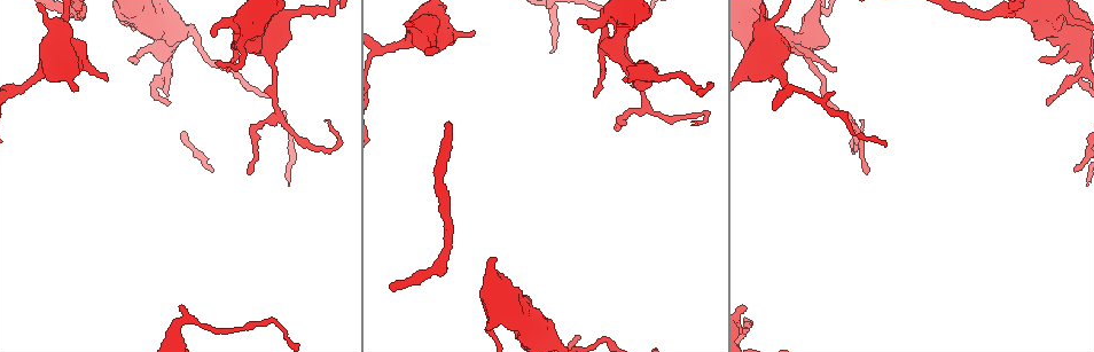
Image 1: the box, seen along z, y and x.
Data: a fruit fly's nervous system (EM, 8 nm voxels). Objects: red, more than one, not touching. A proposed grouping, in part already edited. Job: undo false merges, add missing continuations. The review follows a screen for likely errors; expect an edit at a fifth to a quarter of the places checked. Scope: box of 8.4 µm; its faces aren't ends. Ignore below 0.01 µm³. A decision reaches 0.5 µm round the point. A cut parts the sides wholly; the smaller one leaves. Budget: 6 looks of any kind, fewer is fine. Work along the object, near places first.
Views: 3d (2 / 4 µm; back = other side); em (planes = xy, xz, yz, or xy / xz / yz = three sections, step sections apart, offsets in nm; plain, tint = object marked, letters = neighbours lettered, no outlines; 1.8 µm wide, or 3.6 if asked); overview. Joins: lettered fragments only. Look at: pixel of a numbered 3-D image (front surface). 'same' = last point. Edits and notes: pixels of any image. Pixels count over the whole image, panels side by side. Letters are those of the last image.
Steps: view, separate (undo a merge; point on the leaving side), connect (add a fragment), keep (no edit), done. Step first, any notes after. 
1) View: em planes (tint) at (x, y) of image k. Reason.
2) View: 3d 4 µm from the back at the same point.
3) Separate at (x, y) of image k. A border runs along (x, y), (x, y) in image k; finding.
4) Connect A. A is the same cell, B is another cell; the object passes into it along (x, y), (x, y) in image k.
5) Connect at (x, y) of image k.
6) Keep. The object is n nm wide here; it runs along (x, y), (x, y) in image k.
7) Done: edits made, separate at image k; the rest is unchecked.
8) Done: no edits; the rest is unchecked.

View: em xz step 16 (tint) at (431, 46) of image 1.

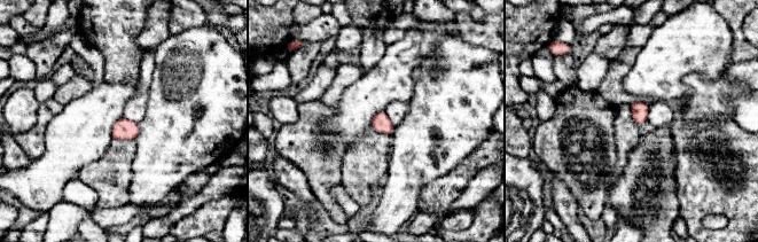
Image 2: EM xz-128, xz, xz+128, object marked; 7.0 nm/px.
View: em yz step 8 (letters) at the same point. Cut it another way.

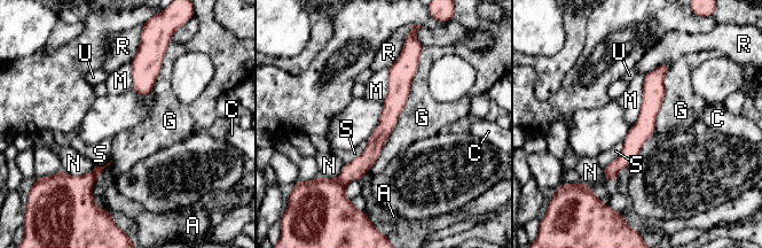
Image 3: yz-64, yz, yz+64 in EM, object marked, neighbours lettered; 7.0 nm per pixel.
Keep. A, C, G, M, N, R, S and U are other cells; a border runs along (421, 53), (407, 102), (368, 171) in image 3; continuous, no second cell.

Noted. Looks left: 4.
View: 3d 2 µm at (580, 22) of image 1. An open end.

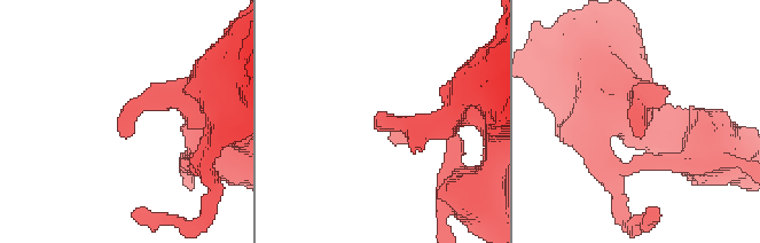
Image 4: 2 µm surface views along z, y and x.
View: em yz step 16 (tint) at (377, 131) of image 4.

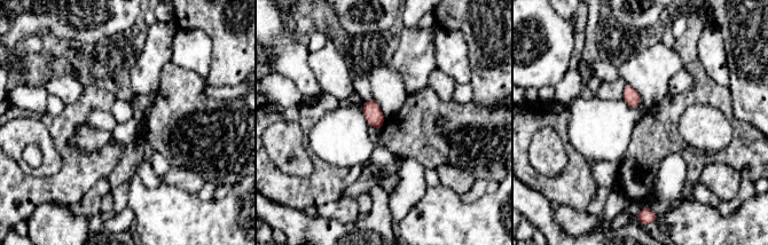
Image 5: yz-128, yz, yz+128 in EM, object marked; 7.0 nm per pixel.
View: em planes (letters) at the same point.

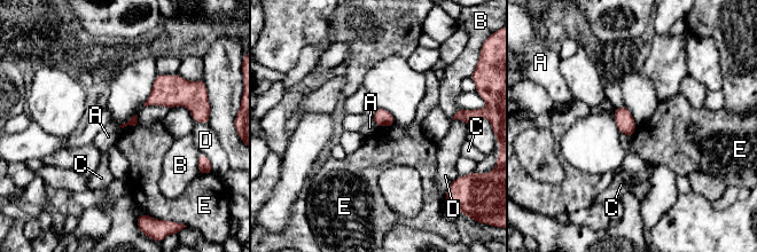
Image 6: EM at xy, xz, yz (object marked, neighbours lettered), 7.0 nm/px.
Keep. The longest contact is with E, 120 nm; A, B, C, D and E are other cells; a border runs along (137, 123), (122, 128) in image 6; no lettered fragment goes on from it.

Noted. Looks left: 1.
Done: no edits; the rest is unchecked.

